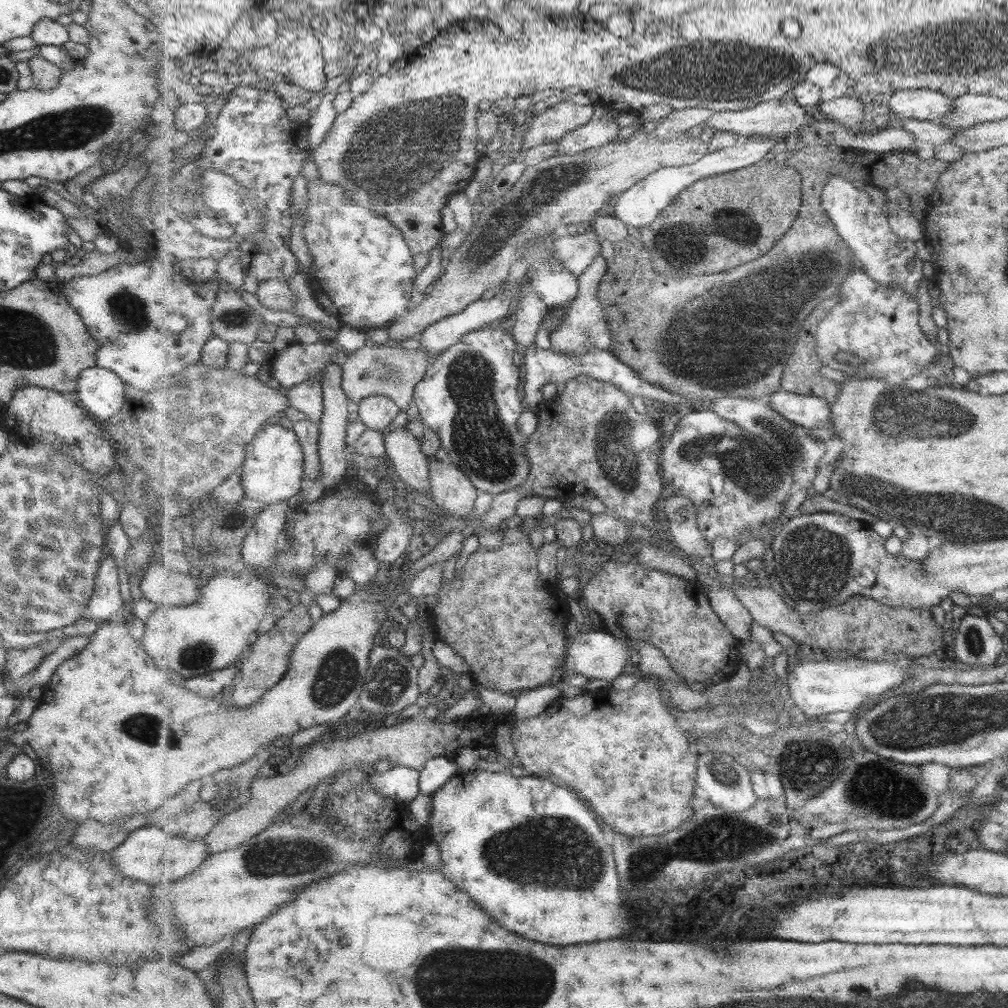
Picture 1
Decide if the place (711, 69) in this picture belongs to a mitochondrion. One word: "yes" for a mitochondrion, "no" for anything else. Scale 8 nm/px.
yes

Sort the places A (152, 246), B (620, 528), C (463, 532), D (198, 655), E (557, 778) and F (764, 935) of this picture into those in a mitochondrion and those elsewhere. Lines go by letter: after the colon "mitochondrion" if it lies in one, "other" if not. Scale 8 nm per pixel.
A: other
B: other
C: other
D: mitochondrion
E: other
F: other

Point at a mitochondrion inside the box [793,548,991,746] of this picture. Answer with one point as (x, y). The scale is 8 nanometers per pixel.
(974, 641)

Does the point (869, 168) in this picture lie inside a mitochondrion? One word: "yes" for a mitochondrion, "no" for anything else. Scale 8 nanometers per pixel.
no

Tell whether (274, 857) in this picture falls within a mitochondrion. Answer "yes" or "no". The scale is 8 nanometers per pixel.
yes

